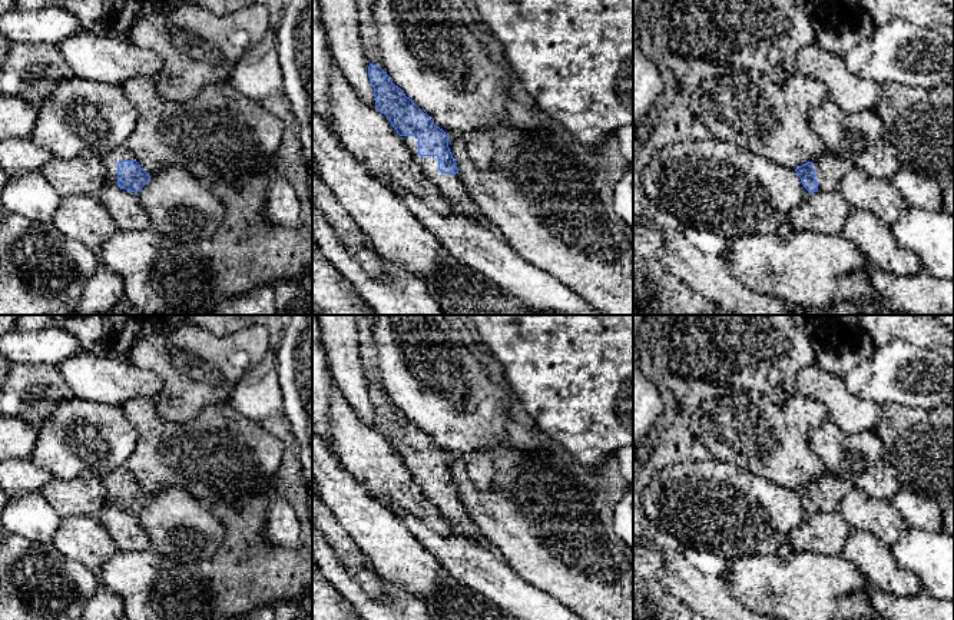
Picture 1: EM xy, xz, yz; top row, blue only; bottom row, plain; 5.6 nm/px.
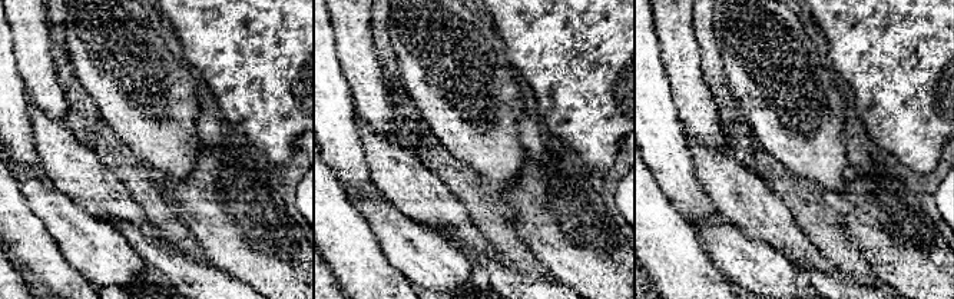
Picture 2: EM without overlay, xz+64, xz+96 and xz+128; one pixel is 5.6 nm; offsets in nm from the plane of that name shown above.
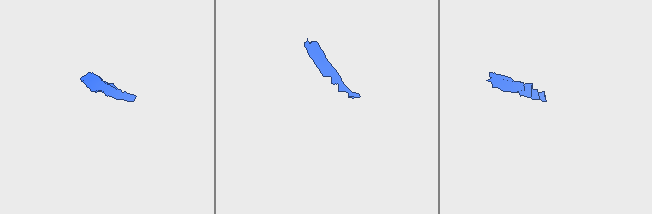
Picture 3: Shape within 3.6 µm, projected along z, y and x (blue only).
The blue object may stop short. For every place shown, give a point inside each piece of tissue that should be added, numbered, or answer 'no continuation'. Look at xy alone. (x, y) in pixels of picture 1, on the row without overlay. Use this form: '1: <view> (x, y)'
1: xy (111, 480)

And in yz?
1: yz (830, 490)

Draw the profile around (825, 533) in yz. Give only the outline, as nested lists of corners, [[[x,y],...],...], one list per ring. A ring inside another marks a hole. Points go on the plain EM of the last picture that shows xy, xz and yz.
[[[838,511],[812,513],[802,525],[789,533],[789,550],[841,556],[852,531]]]

